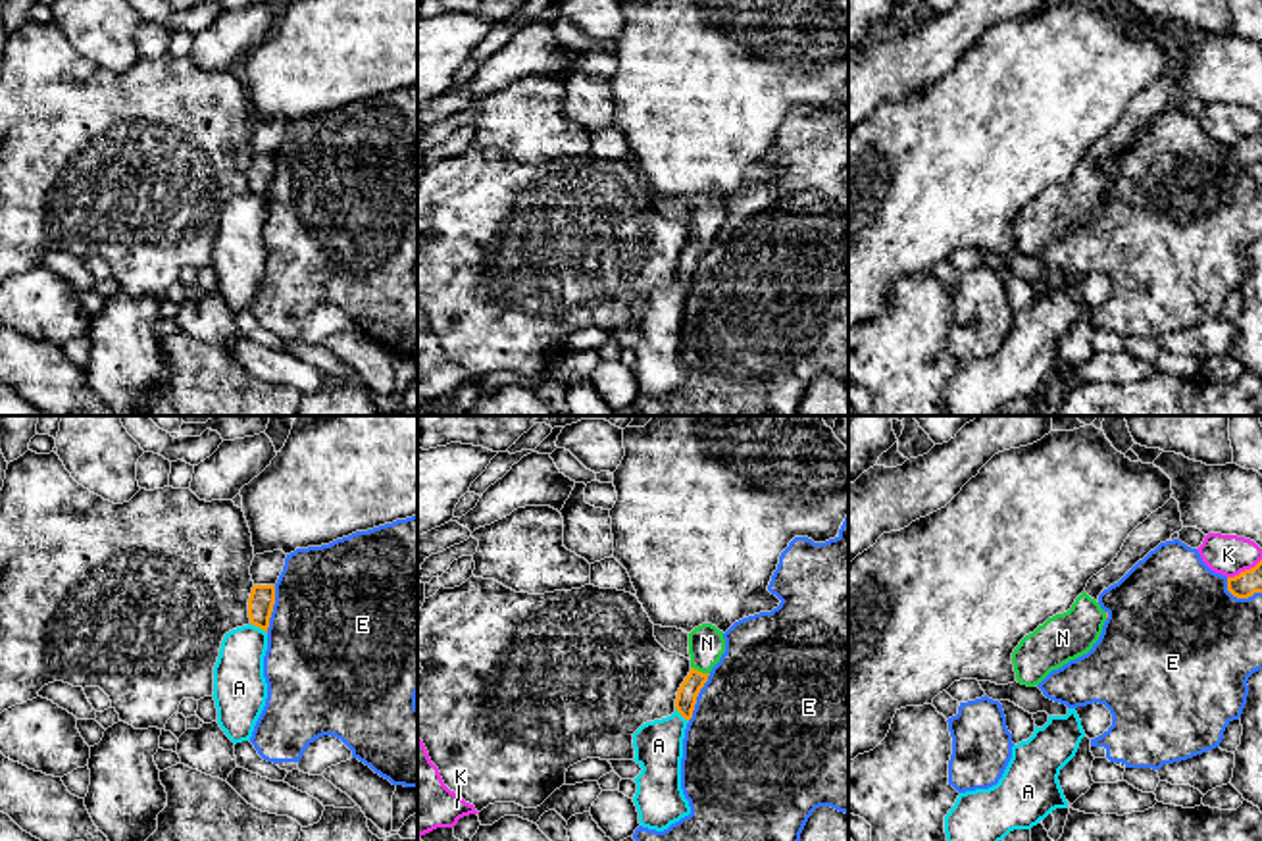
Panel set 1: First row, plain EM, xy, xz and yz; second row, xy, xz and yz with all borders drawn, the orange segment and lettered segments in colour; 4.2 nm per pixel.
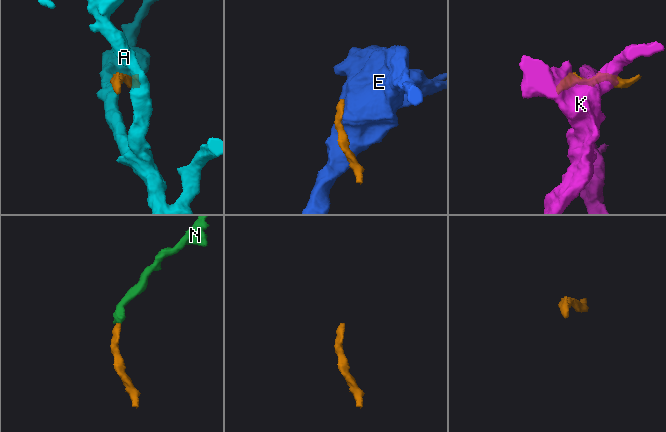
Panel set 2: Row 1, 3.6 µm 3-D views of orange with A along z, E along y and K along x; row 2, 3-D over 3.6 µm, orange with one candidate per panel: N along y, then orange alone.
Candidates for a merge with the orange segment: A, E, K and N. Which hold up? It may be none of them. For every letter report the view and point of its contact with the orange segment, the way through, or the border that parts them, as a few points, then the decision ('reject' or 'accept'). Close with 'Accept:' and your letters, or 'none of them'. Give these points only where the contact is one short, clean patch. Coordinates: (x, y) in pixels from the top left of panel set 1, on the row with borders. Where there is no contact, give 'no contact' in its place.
A: contact xy (258, 626); reject
E: contact xz (697, 695); reject
K: contact yz (1245, 570); border yz (1261, 559), (1228, 578); reject
N: contact xz (701, 672); way xz (689, 689), (701, 672), (706, 643); accept
Accept: N

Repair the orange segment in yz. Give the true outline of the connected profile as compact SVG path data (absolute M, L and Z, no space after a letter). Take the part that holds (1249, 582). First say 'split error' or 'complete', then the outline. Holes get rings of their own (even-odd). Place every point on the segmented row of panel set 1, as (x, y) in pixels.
complete; M1262 560L1235 577L1227 577L1227 591L1237 599L1249 599L1254 593L1262 593Z

